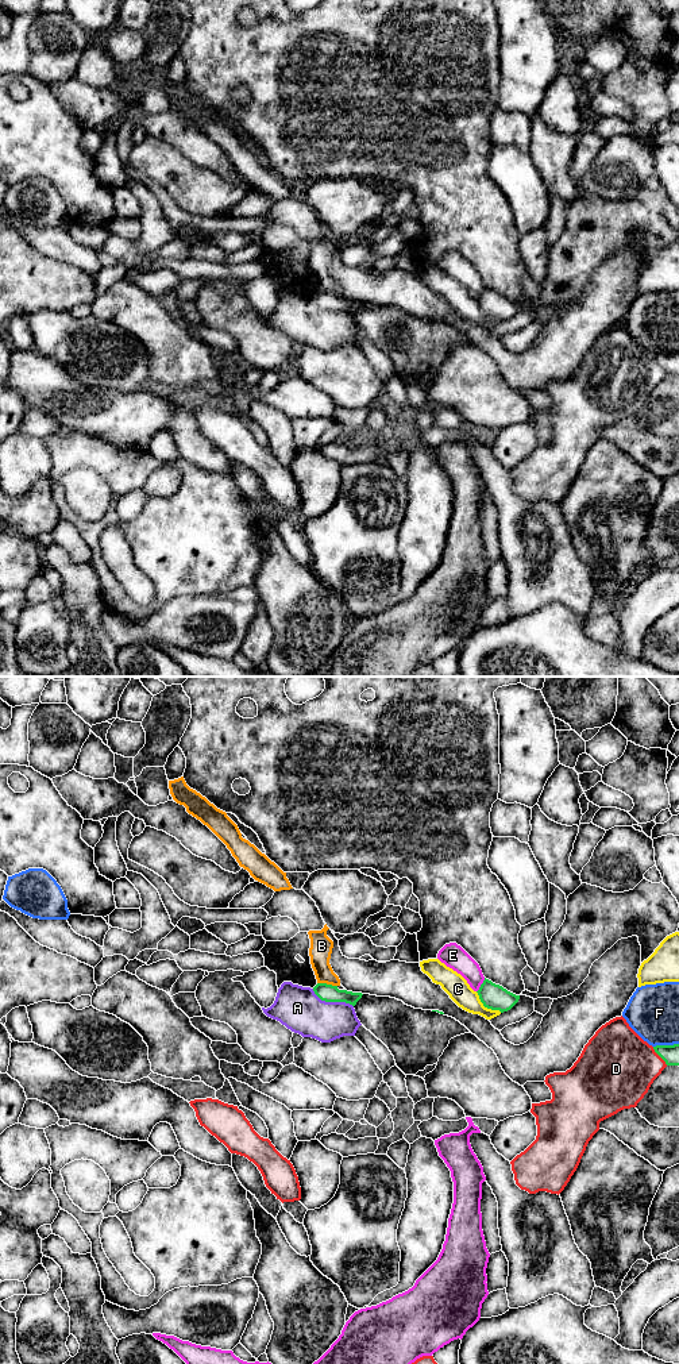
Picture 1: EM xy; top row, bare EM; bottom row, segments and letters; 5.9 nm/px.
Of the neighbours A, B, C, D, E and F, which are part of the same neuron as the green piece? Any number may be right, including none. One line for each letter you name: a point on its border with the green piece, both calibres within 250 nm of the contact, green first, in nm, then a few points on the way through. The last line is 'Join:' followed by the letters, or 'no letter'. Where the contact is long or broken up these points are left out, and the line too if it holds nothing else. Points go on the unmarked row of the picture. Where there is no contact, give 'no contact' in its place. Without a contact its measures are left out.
Join: no letter

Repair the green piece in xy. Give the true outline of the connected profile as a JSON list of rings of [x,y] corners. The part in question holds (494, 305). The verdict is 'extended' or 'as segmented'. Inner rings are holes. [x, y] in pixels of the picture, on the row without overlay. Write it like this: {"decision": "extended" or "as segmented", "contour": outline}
{"decision": "as segmented", "contour": [[[486,286],[477,301],[485,316],[499,319],[501,321],[510,319],[520,308],[520,304],[508,300]]]}

